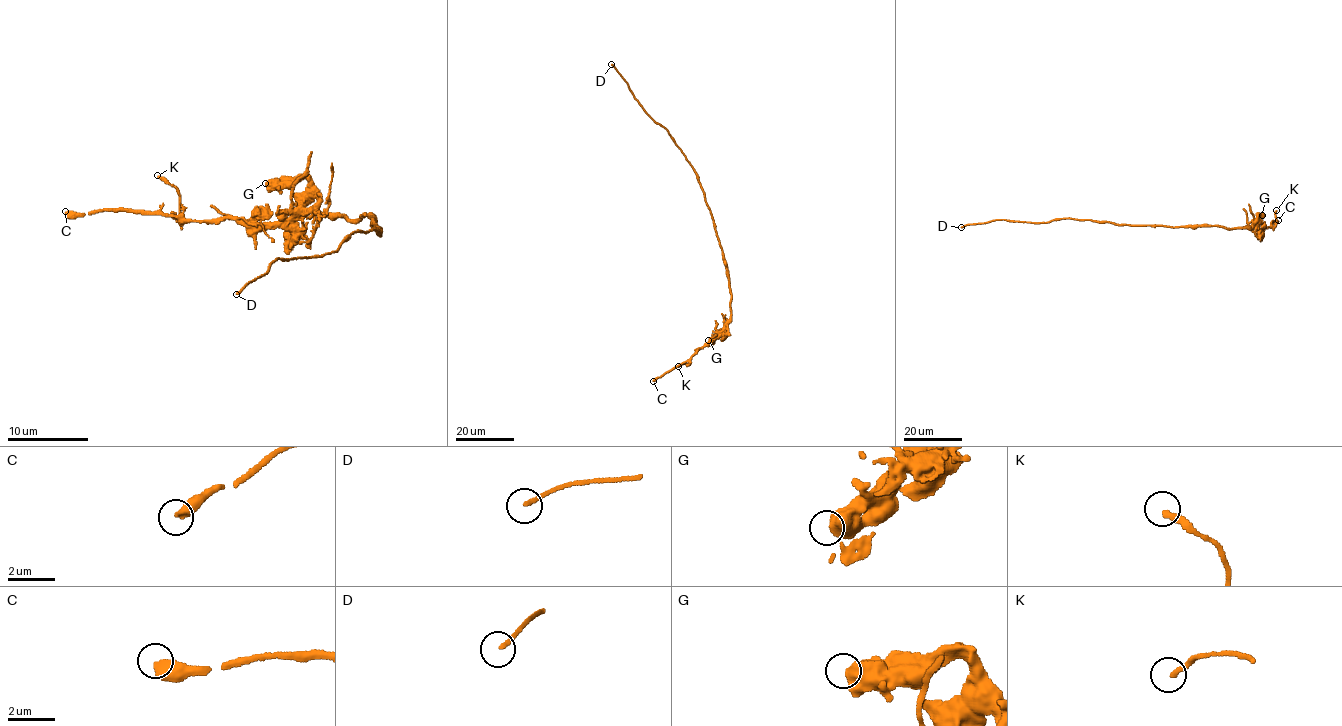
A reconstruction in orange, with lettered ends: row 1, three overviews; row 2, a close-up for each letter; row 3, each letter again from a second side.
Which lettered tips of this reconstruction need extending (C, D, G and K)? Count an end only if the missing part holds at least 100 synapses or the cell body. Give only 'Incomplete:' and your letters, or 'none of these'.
Incomplete: C

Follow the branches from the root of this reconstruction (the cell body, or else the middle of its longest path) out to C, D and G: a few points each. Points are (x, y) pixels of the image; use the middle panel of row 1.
C: (714, 223), (729, 281), (731, 318), (717, 336), (689, 359), (653, 381)
D: (714, 223), (692, 166), (668, 131), (645, 111), (611, 64)
G: (714, 223), (729, 281), (731, 318), (720, 333), (708, 340)

